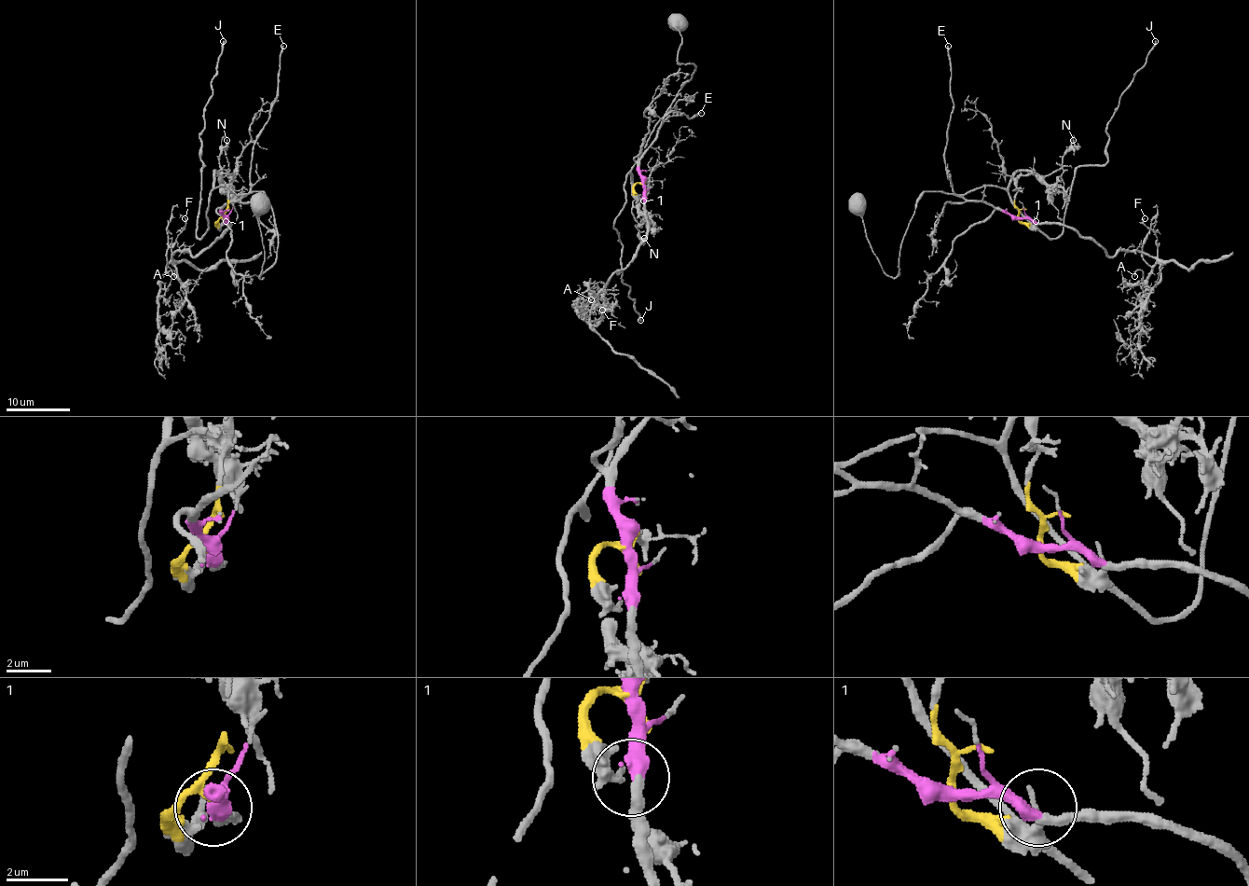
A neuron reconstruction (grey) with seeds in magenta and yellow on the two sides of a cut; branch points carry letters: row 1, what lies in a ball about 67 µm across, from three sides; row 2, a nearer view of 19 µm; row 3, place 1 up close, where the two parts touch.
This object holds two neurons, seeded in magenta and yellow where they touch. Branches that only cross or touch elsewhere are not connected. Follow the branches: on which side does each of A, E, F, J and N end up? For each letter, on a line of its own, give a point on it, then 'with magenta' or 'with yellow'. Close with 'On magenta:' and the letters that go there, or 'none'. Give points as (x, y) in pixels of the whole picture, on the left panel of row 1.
A: (173, 276) | with magenta
E: (283, 46) | with magenta
F: (185, 218) | with magenta
J: (223, 41) | with yellow
N: (226, 140) | with yellow
On magenta: A, E, F

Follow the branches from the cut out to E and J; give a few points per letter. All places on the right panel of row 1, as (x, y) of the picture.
E: (1018, 217), (983, 201), (964, 200), (953, 190), (945, 165), (945, 145), (953, 109), (948, 45)
J: (1018, 217), (1029, 172), (1010, 201), (1062, 233), (1074, 172), (1107, 160), (1107, 122), (1156, 40)

